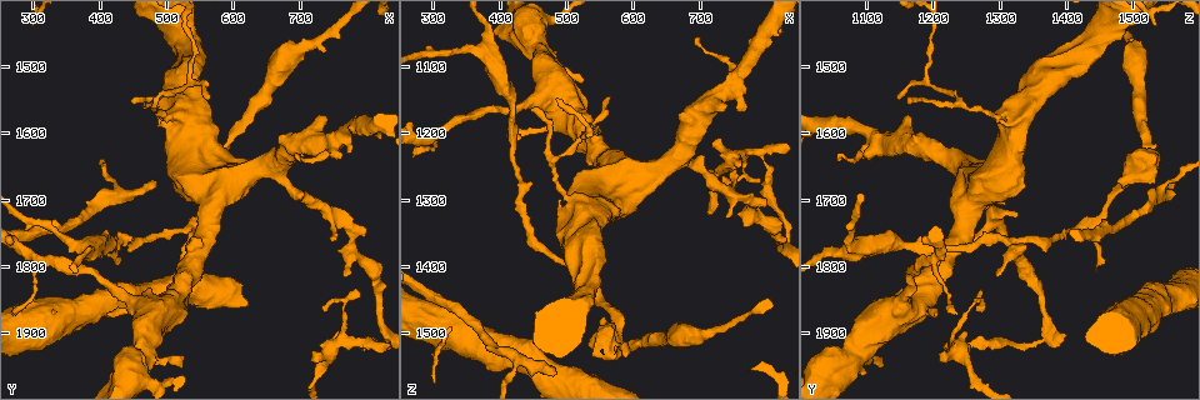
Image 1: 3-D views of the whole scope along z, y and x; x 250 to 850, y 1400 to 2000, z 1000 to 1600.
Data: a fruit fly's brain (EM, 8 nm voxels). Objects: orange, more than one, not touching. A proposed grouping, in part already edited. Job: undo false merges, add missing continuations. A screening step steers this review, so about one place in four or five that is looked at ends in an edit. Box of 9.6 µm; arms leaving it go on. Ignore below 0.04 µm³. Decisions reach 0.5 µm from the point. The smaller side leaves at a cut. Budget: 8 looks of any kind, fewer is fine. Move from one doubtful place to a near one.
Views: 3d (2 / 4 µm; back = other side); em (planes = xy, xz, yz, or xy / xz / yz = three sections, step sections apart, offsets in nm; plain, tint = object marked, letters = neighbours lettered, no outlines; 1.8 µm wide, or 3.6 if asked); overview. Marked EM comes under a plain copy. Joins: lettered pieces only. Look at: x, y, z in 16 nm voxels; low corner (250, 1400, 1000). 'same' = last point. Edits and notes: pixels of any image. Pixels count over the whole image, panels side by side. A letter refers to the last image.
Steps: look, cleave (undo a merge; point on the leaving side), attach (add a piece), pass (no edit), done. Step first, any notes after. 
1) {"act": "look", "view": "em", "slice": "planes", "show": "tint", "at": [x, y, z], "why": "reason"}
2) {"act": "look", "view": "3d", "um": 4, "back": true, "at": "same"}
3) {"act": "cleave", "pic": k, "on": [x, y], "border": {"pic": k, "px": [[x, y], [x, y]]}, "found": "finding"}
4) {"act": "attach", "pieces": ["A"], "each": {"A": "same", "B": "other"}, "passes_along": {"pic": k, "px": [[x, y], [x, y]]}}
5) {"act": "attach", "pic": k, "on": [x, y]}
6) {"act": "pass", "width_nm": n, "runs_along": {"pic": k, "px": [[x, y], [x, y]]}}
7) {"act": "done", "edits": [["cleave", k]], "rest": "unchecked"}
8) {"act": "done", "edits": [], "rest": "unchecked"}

{"act": "look", "view": "em", "slice": "planes", "show": "letters", "at": [740, 1580, 1155], "why": "free end"}

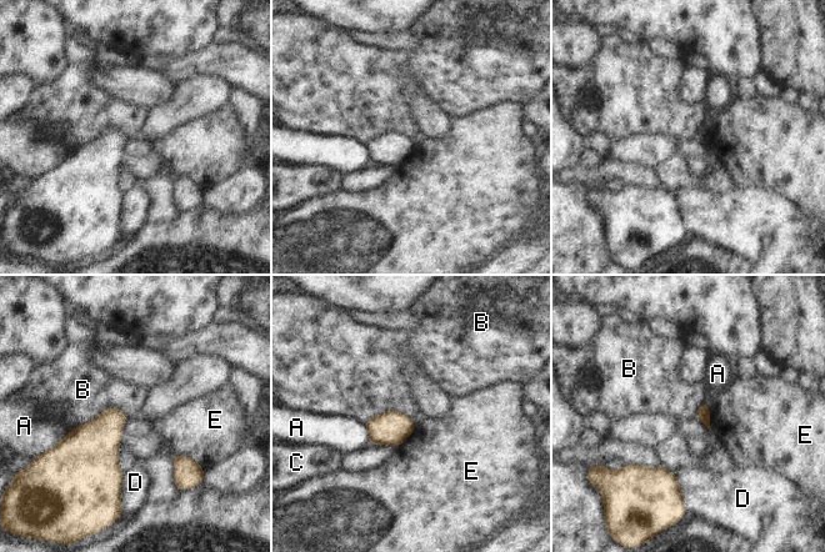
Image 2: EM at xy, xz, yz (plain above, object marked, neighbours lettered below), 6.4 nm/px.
{"act": "pass", "each": {"A": "other", "B": "other", "C": "other", "D": "other", "E": "other"}, "border": {"pic": 2, "px": [[128, 415], [104, 409], [75, 427]]}, "found": "none of them fits"}

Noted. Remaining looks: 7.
{"act": "look", "view": "3d", "um": 2, "at": [530, 1520, 1190], "why": "abrupt turn"}

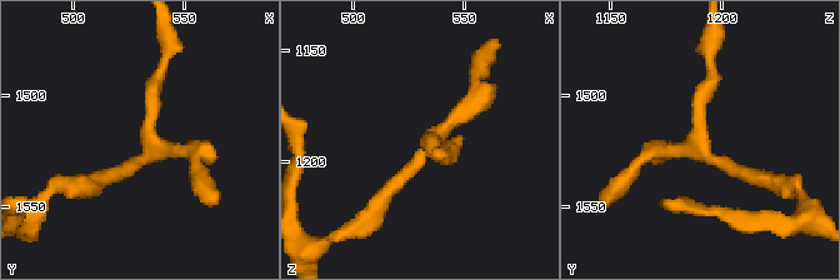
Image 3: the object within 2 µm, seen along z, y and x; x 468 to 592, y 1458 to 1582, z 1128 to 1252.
{"act": "look", "view": "em", "slice": "xy", "step": 16, "show": "tint", "at": [533, 1522, 1190], "why": "need the tissue"}

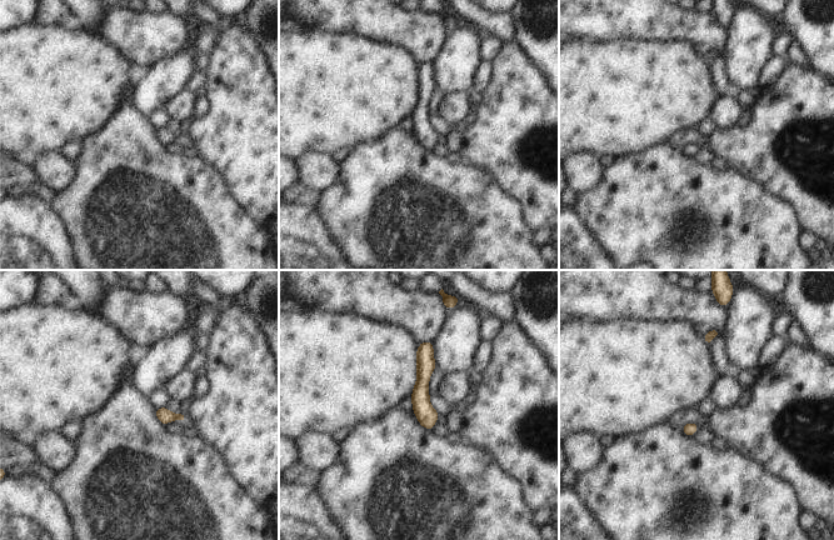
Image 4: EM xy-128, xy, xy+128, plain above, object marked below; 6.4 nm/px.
{"act": "look", "view": "em", "slice": "planes", "show": "letters", "at": "same", "why": "cut it another way"}

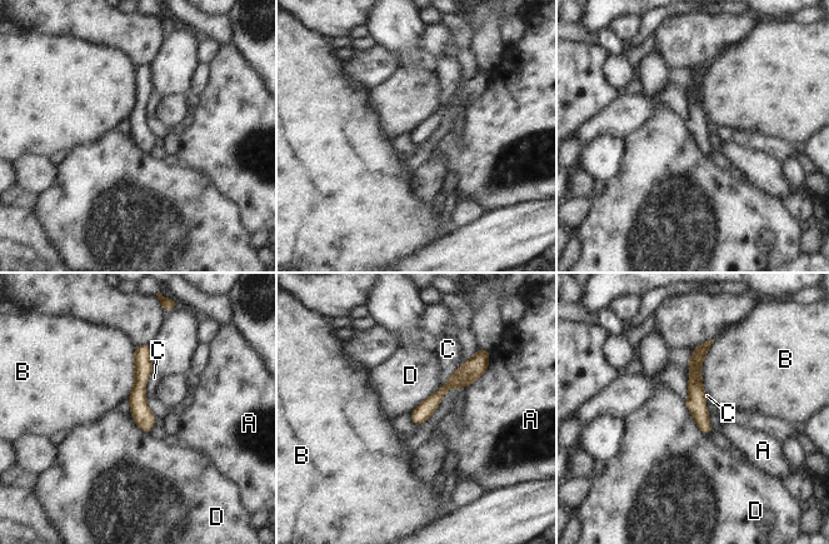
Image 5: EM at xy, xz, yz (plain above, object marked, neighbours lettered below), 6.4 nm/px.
{"act": "pass", "each": {"A": "other", "B": "other", "C": "other", "D": "other"}, "found": "continuous, no second cell"}

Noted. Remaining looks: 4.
{"act": "look", "view": "em", "slice": "yz", "step": 16, "show": "letters", "at": [485, 1670, 1560], "why": "branch stops here"}

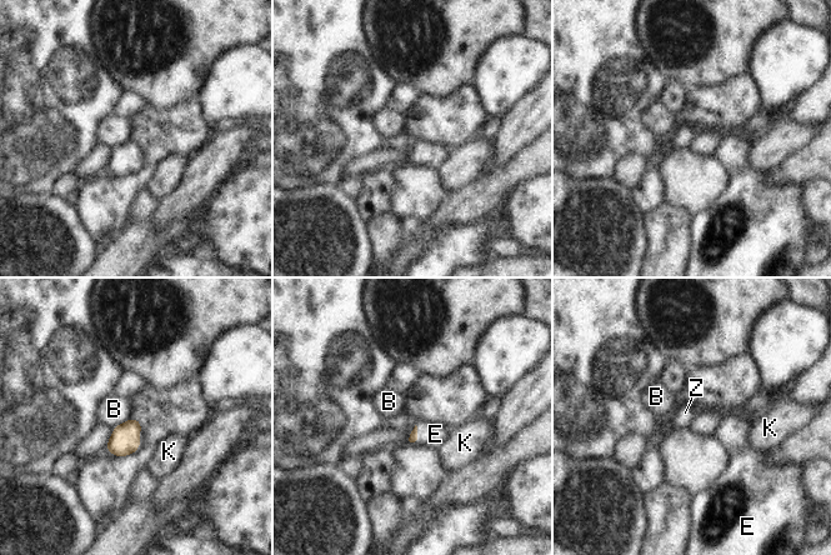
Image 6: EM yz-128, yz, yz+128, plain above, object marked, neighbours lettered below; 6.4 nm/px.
{"act": "look", "view": "em", "slice": "planes", "show": "letters", "at": "same"}

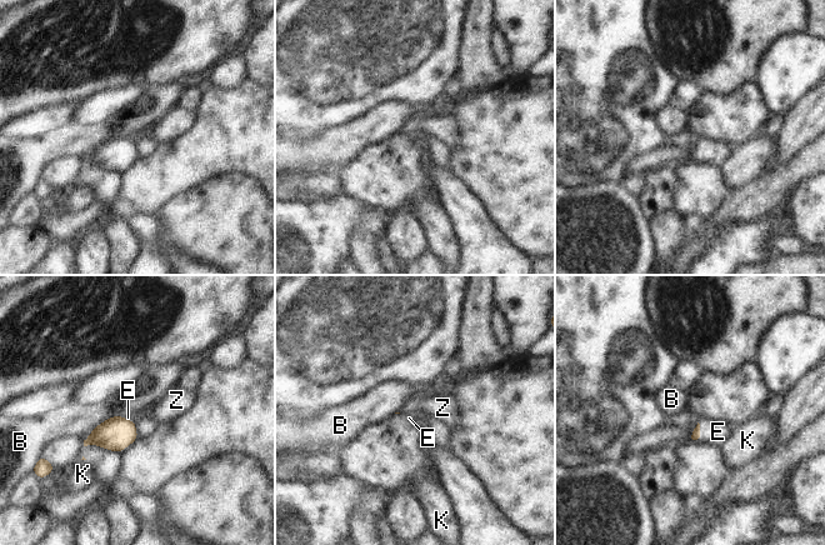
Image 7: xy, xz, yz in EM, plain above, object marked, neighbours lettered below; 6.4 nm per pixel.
{"act": "attach", "pieces": ["E"], "each": {"B": "other", "E": "same", "K": "other", "Z": "other"}, "passes_along": {"pic": 7, "px": [[695, 435], [699, 429], [718, 431]]}, "found": "it goes on there"}

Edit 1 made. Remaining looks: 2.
{"act": "done", "edits": [["attach", 7]], "rest": "unchecked"}

